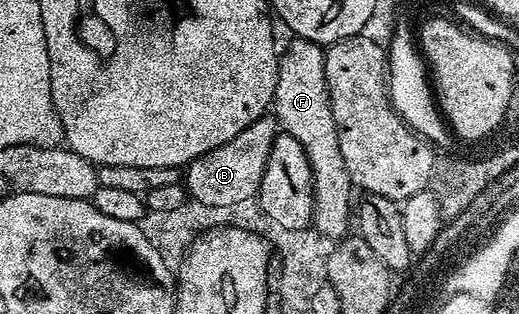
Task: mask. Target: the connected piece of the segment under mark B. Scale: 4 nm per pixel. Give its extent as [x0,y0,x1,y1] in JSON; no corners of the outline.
[185,116,279,206]

